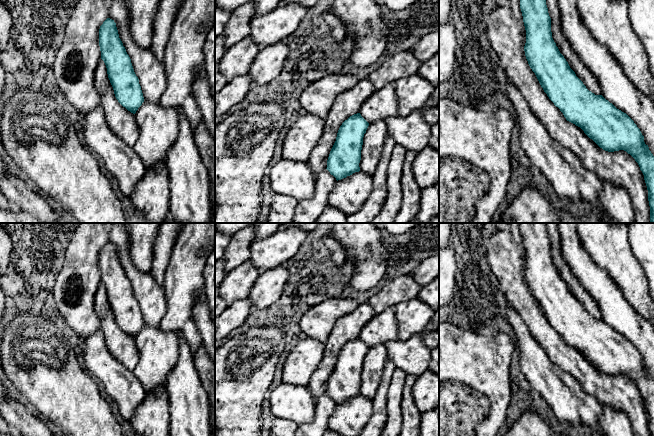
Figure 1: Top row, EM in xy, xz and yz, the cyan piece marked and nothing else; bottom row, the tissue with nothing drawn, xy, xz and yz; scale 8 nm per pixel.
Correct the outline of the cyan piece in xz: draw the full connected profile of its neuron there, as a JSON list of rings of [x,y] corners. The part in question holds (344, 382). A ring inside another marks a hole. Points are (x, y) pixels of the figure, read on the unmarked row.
[[[360,337],[350,340],[340,350],[326,392],[337,405],[360,395],[363,361],[368,350]]]

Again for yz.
[[[520,223],[526,254],[525,280],[549,323],[567,345],[580,351],[600,372],[624,374],[638,387],[654,436],[654,380],[634,345],[602,319],[589,315],[570,292],[552,262],[545,223]]]

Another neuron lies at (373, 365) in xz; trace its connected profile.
[[[377,344],[369,348],[364,358],[359,391],[360,395],[370,401],[373,401],[380,386],[387,360],[388,354],[384,344]]]

